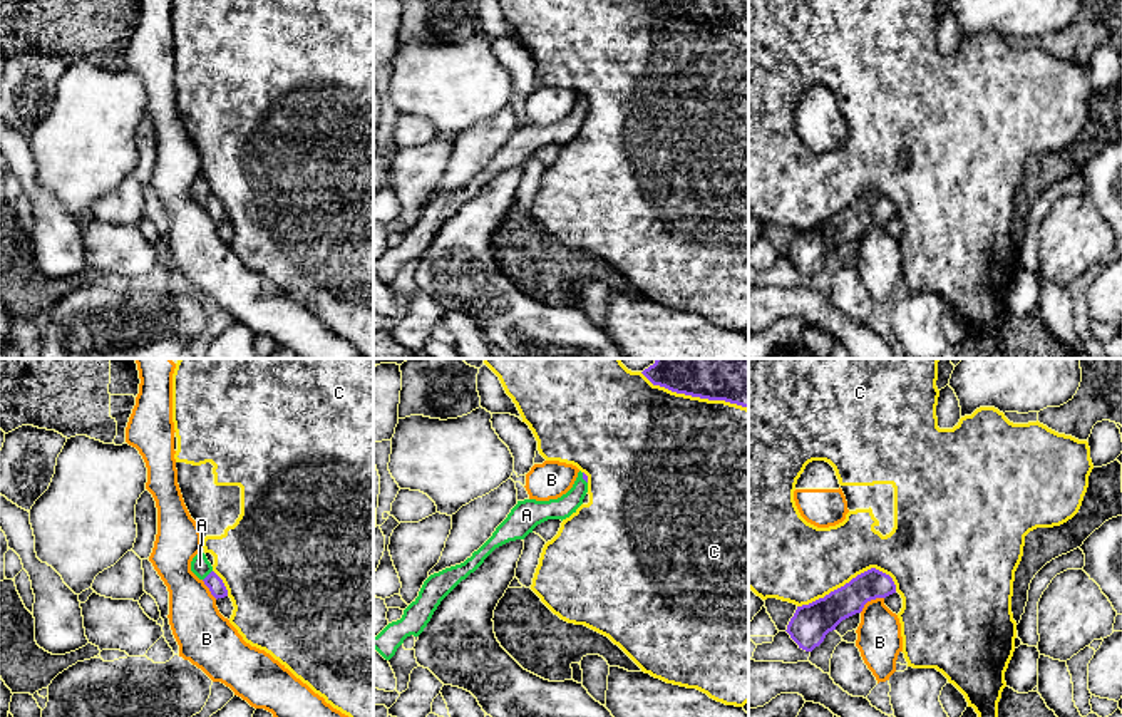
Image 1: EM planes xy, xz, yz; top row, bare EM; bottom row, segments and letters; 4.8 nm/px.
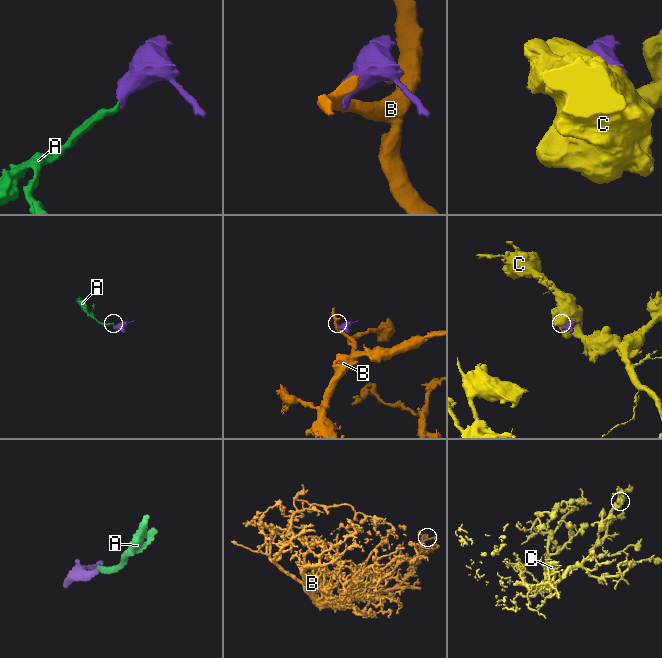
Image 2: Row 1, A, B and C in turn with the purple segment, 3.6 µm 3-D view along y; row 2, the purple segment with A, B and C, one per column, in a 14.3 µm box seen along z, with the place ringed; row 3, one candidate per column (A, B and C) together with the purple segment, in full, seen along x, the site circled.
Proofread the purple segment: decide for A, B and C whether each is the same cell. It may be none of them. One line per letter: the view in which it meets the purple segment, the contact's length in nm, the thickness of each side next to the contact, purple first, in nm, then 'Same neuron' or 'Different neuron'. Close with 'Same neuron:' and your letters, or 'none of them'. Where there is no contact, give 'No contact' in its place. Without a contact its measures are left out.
A: Touches purple in xy. Shared border 70 nm. Thickness 80 nm (purple) against 90 nm. Same neuron
B: Touches purple in yz. Shared border 140 nm. Thickness 160 nm (purple) against 220 nm. Different neuron
C: Touches purple in yz. Shared border 500 nm. Thickness 170 nm (purple) against 380 nm. Different neuron
Same neuron: A

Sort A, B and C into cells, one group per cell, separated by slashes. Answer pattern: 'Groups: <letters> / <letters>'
Groups: A / B / C

